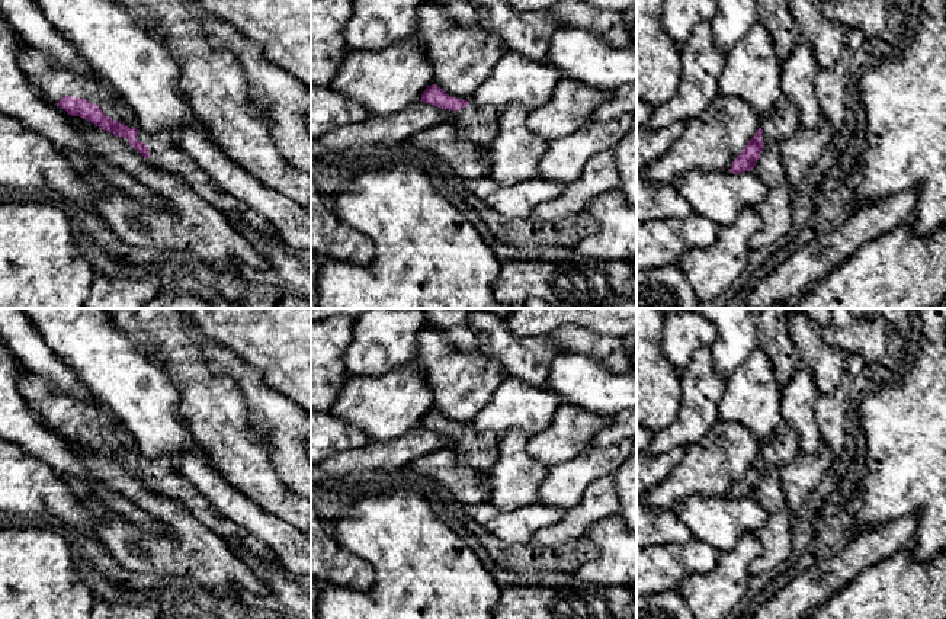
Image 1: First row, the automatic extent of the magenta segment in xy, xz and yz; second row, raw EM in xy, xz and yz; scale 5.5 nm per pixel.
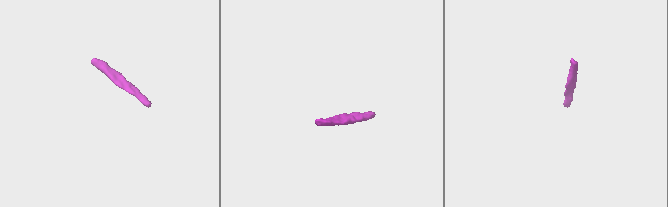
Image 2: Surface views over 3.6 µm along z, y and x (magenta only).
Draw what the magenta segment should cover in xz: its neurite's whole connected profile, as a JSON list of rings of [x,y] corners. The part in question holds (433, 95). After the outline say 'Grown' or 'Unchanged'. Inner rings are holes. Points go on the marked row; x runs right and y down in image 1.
[[[436,84],[429,86],[420,102],[455,112],[453,125],[458,135],[477,144],[488,144],[498,134],[500,110],[490,106],[471,106],[469,100],[449,96]]]. Grown

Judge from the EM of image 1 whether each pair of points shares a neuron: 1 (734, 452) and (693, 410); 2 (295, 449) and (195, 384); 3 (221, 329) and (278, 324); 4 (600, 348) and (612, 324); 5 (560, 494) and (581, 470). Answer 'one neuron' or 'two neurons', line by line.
1: two neurons
2: two neurons
3: one neuron
4: two neurons
5: one neuron

